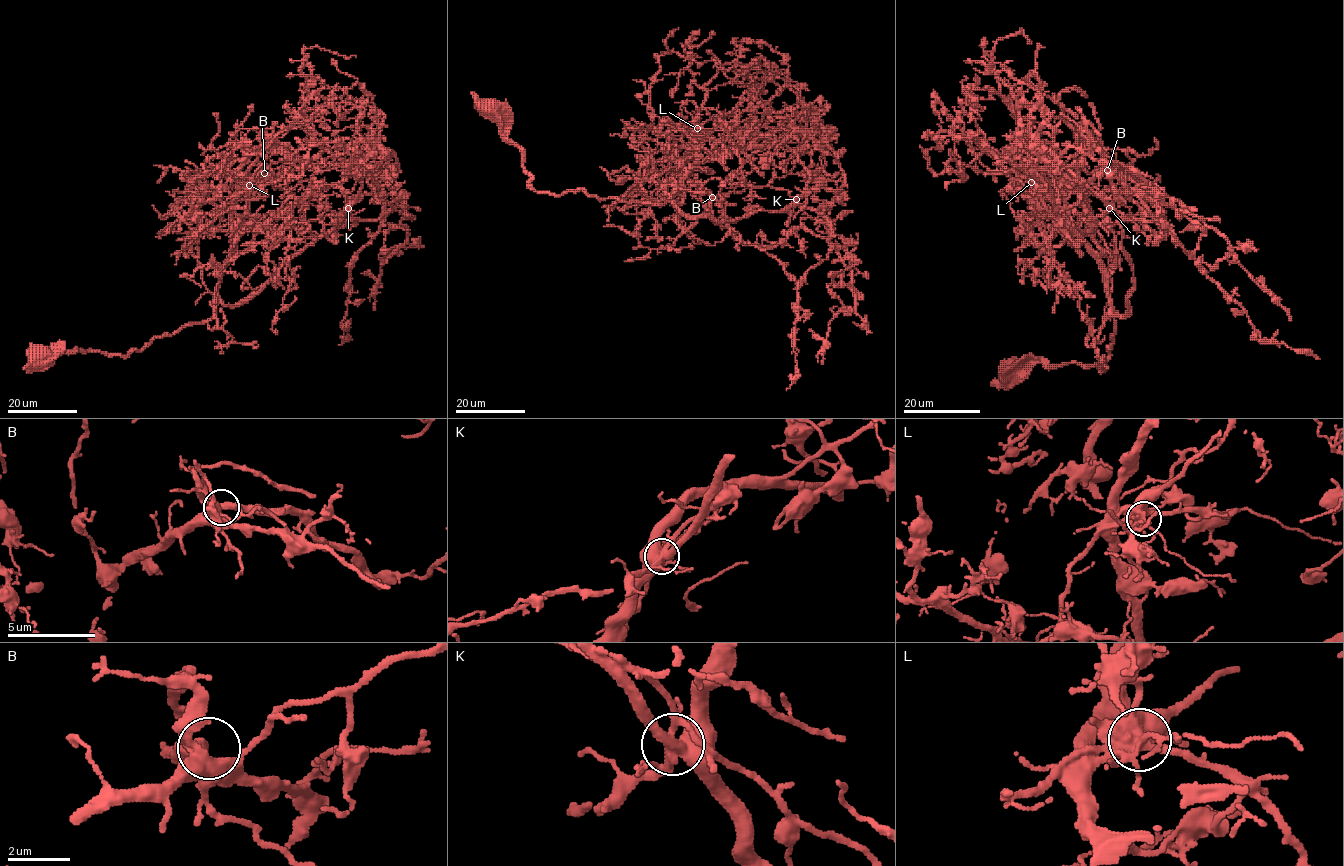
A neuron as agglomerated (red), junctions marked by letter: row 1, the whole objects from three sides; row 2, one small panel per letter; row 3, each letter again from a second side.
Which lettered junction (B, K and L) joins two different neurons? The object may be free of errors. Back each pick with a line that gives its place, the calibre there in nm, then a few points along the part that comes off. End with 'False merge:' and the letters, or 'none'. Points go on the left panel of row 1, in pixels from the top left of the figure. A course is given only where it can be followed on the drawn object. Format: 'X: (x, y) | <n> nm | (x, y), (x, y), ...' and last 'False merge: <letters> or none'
False merge: none

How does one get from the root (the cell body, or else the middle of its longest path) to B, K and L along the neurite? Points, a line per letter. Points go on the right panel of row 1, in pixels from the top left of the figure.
B: (1010, 365), (1104, 369), (1098, 365), (1114, 334), (1108, 283), (1095, 252), (1074, 230), (1065, 200), (1107, 170)
K: (1010, 365), (1104, 369), (1098, 365), (1114, 334), (1111, 310), (1128, 311), (1133, 287), (1121, 225), (1110, 208)
L: (1010, 365), (1082, 363), (1099, 365), (1100, 371), (1114, 334), (1112, 301), (1098, 258), (1031, 182)

